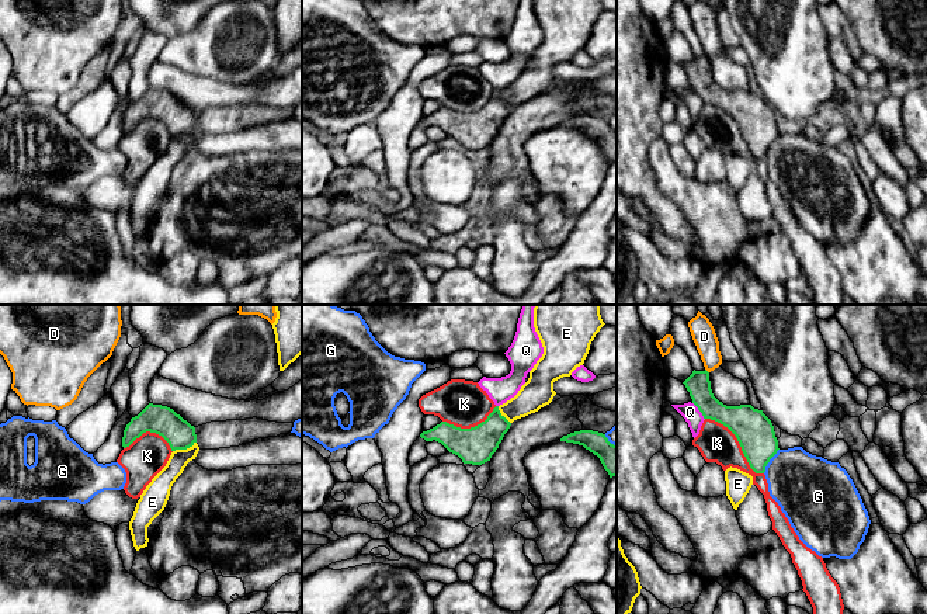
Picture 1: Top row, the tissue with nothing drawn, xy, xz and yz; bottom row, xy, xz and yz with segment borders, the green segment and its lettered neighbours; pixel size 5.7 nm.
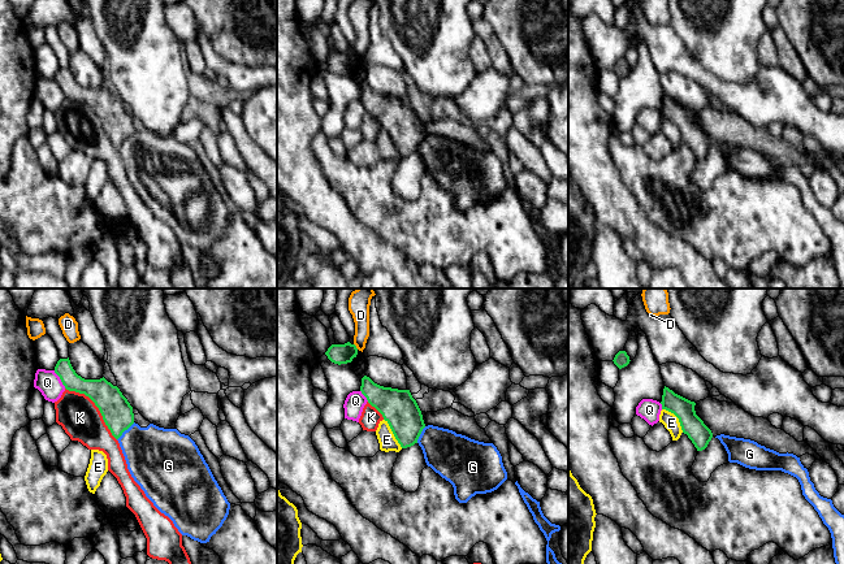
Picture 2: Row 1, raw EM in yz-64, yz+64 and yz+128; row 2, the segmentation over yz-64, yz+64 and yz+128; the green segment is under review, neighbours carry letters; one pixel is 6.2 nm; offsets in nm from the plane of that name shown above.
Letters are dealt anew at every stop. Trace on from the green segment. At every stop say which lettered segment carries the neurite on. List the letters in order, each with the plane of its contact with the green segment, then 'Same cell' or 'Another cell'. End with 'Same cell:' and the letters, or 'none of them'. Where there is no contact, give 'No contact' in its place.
D: Touches green in yz. Another cell
E: Touches green in xy. Another cell
G: Touches green in yz. Another cell
K: Touches green in yz. Another cell
Q: Touches green in yz. Another cell
Same cell: none of them

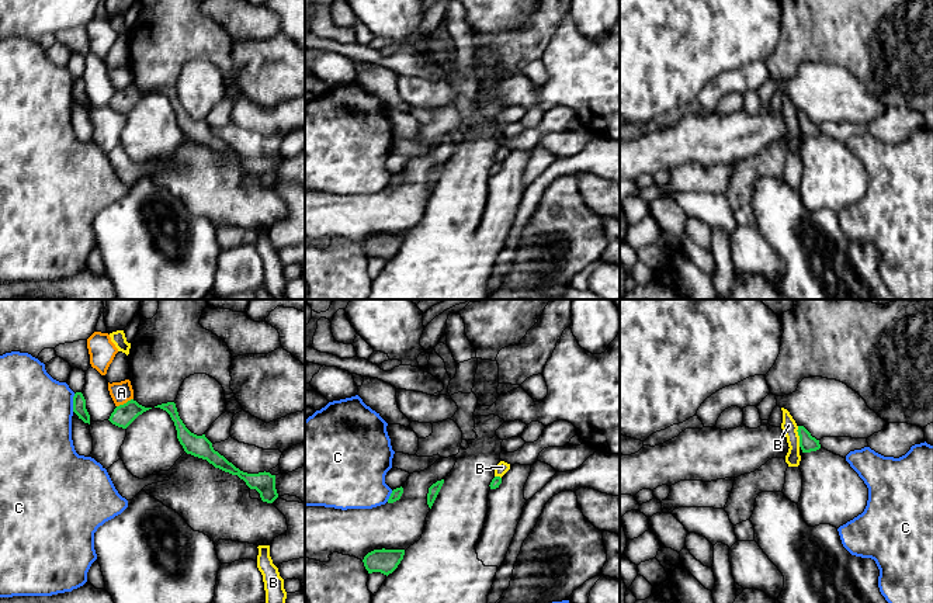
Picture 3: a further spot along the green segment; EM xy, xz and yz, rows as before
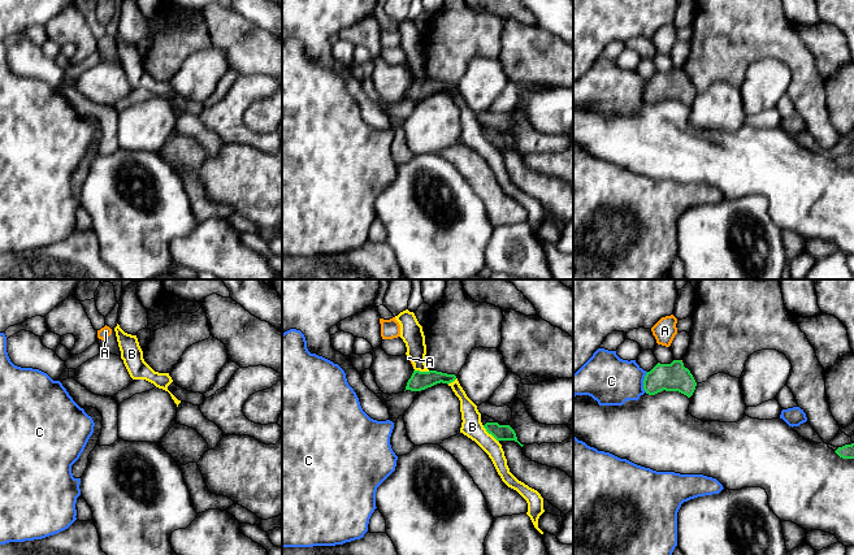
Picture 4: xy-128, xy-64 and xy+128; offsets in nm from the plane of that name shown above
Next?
A: Touches green in xy. Another cell
B: Touches green in yz. Another cell
C: Touches green in xy. Another cell
Same cell: none of them

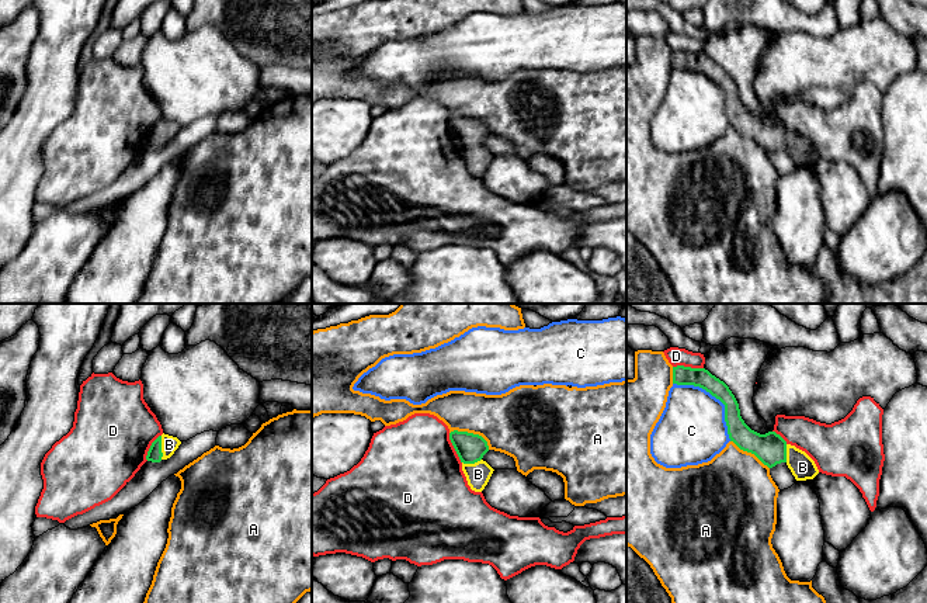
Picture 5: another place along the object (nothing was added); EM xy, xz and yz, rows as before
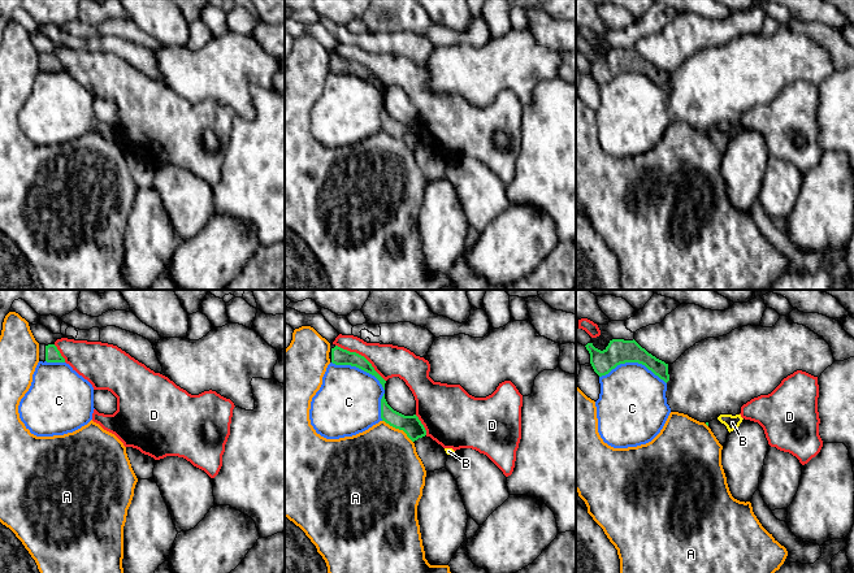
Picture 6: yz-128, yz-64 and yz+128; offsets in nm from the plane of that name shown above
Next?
A: Touches green in xz. Another cell
B: Touches green in xy. Same cell
C: Touches green in yz. Another cell
D: Touches green in yz. Another cell
Same cell: B

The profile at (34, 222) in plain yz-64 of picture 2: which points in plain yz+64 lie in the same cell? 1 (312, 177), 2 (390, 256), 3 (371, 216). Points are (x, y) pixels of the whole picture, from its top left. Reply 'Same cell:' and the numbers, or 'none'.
Same cell: 3

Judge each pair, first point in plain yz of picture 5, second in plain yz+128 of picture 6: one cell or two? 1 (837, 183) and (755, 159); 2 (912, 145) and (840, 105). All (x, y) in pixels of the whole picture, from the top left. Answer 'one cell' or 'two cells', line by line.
1: two cells
2: one cell

